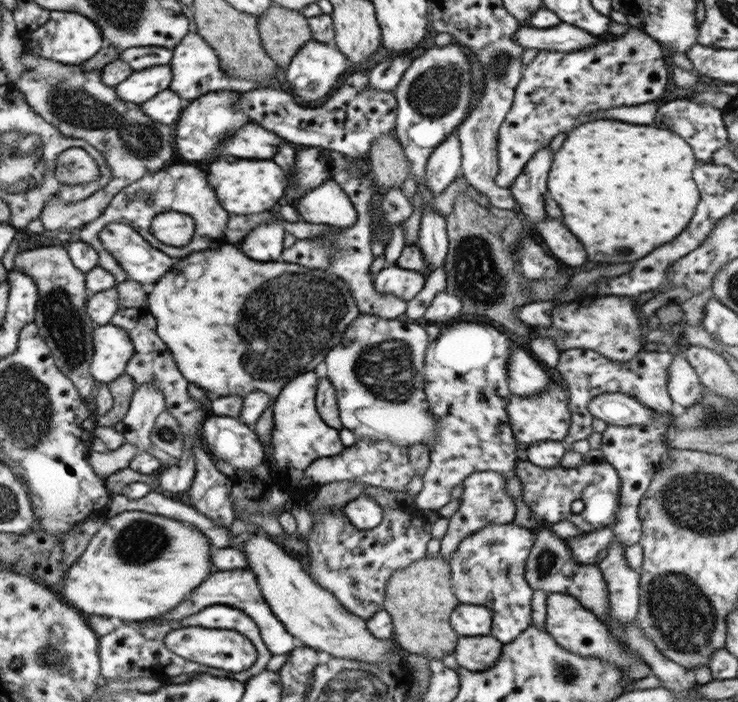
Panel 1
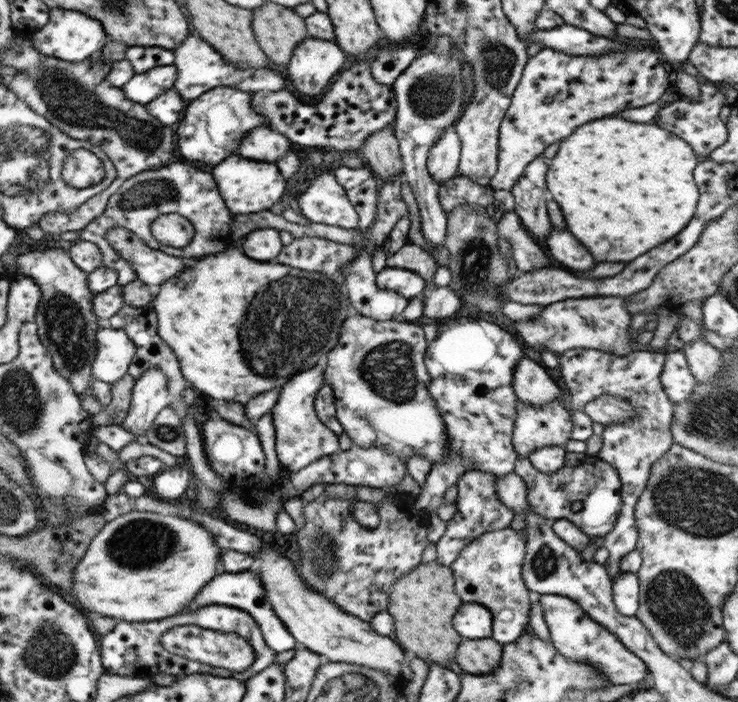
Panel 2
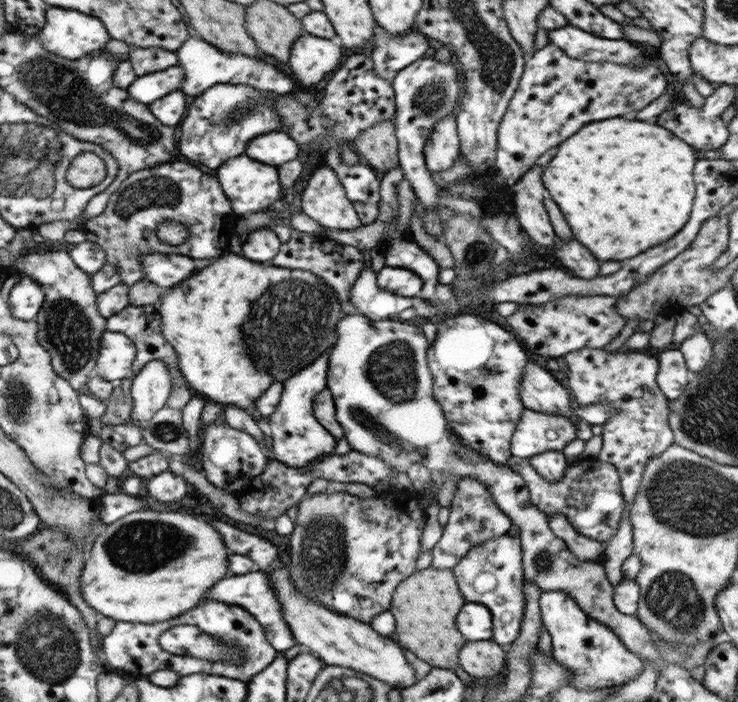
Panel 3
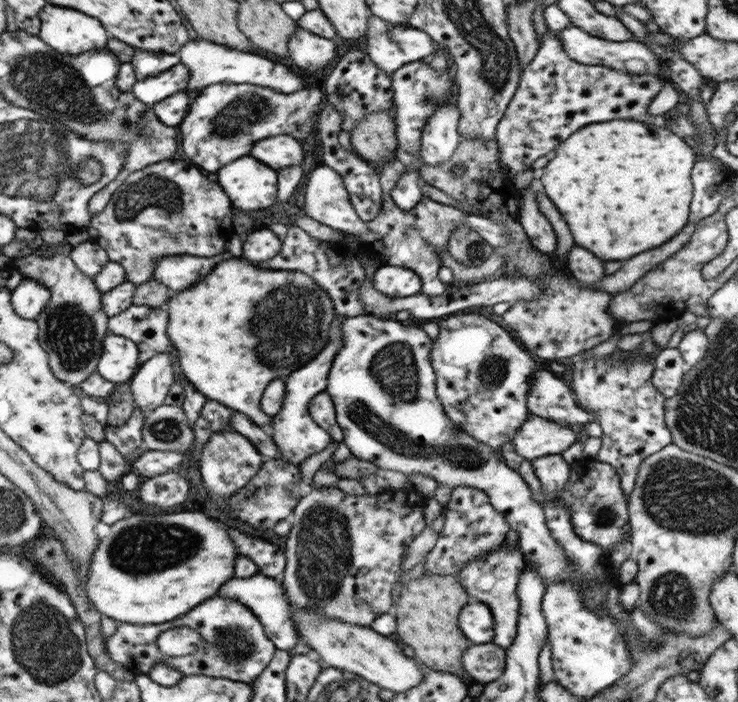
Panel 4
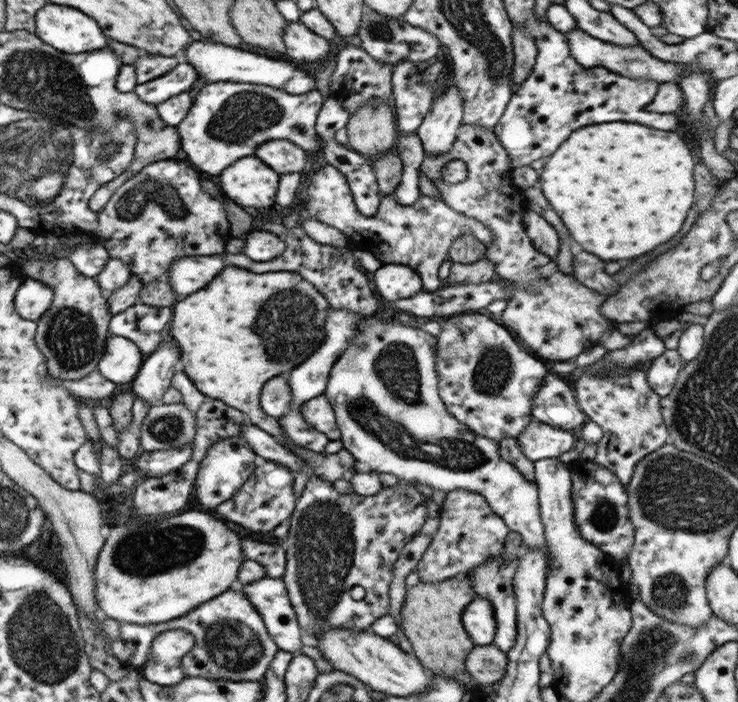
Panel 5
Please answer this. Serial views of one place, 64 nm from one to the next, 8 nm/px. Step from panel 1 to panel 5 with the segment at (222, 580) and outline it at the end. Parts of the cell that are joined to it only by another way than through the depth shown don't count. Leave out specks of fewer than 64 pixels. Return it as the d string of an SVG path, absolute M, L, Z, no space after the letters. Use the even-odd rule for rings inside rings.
M265 576L251 584L241 584L239 590L251 600L253 608L263 618L265 628L277 648L293 656L299 654L299 622L291 606L285 582Z

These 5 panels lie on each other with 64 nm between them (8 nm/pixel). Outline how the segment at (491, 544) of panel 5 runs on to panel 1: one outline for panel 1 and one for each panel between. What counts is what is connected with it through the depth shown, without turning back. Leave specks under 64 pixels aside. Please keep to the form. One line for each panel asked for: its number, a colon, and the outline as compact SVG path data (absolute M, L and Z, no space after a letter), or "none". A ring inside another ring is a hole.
1: M473 472L461 482L461 486L463 486L461 504L455 510L455 514L449 518L449 530L441 538L439 556L445 562L449 562L453 552L459 548L459 542L463 542L467 536L471 536L475 532L481 532L487 524L509 524L509 522L513 522L515 504L511 500L511 496L505 492L505 482L507 482L507 476L503 476L499 472Z
2: M479 470L465 472L457 482L455 514L447 522L447 528L445 528L445 534L441 536L441 540L435 544L435 552L437 552L435 562L449 568L459 558L459 554L463 552L463 548L467 544L471 544L485 532L497 532L497 530L509 528L511 526L509 522L513 520L513 516L515 516L515 512L509 510L507 506L503 506L499 496L495 494L495 476L479 472Z
3: M469 476L457 480L455 494L451 498L449 508L451 508L451 514L447 518L447 524L443 526L441 540L431 548L431 566L437 570L455 568L459 564L459 560L463 560L467 556L467 552L471 552L475 546L481 546L491 538L505 536L511 528L511 520L497 508L489 490L481 482L477 482L475 478L469 478Z
4: M457 486L443 508L443 528L437 536L435 546L425 552L423 568L427 574L455 576L467 562L475 560L481 554L497 550L505 542L507 532L509 528L505 516L489 504L489 498L483 490L471 486Z

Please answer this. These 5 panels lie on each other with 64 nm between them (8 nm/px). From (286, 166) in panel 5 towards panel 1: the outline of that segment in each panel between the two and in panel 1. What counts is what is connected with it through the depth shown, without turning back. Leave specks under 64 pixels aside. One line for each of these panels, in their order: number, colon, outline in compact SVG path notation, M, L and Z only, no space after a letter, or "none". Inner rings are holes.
1: M247 124L239 128L225 144L217 150L221 158L245 158L245 160L271 160L277 148L283 144L279 136L265 130L259 124Z
2: M259 126L251 130L243 140L239 140L239 150L235 154L247 160L275 164L289 152L291 152L291 142L283 134L267 126Z
3: M281 130L279 132L267 132L267 134L253 138L247 144L243 156L249 156L257 162L263 162L263 164L277 168L277 166L297 158L297 142Z
4: M281 134L281 136L269 136L255 142L249 156L267 164L273 170L281 170L287 166L301 164L303 150L295 138L291 138L289 134Z

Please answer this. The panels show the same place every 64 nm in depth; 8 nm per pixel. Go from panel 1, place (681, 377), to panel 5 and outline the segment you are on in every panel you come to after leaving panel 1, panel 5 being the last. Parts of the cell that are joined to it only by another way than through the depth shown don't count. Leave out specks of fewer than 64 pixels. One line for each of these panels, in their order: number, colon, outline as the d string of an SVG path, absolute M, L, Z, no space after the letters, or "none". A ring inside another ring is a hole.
2: M669 350L665 352L663 370L659 376L659 384L667 396L669 402L679 404L691 396L691 390L695 388L695 378L689 372L687 358L681 350Z
3: M665 350L657 356L659 360L659 368L657 368L657 388L659 392L669 400L677 400L683 392L683 388L687 388L687 380L689 380L689 370L685 364L685 358L679 350Z
4: M661 348L661 352L653 358L653 374L651 386L663 396L675 396L677 388L681 388L681 378L687 370L687 364L677 348Z
5: M665 350L661 356L657 356L651 366L647 368L647 386L659 396L665 398L677 380L679 370L683 368L683 360L677 350Z

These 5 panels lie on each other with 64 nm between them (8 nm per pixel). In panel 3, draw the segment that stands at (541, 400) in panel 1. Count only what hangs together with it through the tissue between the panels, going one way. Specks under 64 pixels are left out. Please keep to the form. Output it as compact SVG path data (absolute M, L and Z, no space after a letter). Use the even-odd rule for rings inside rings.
M525 408L515 432L511 436L511 456L529 460L531 456L563 450L571 440L577 438L575 424L561 414L543 414Z

